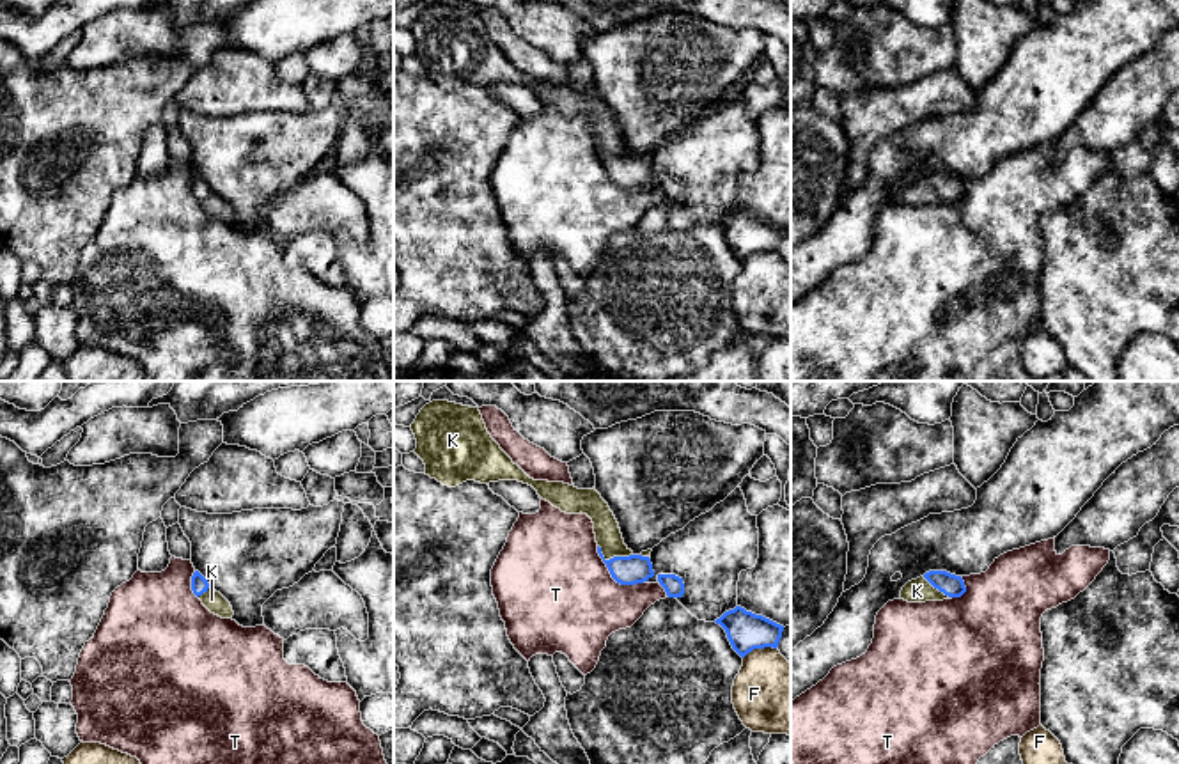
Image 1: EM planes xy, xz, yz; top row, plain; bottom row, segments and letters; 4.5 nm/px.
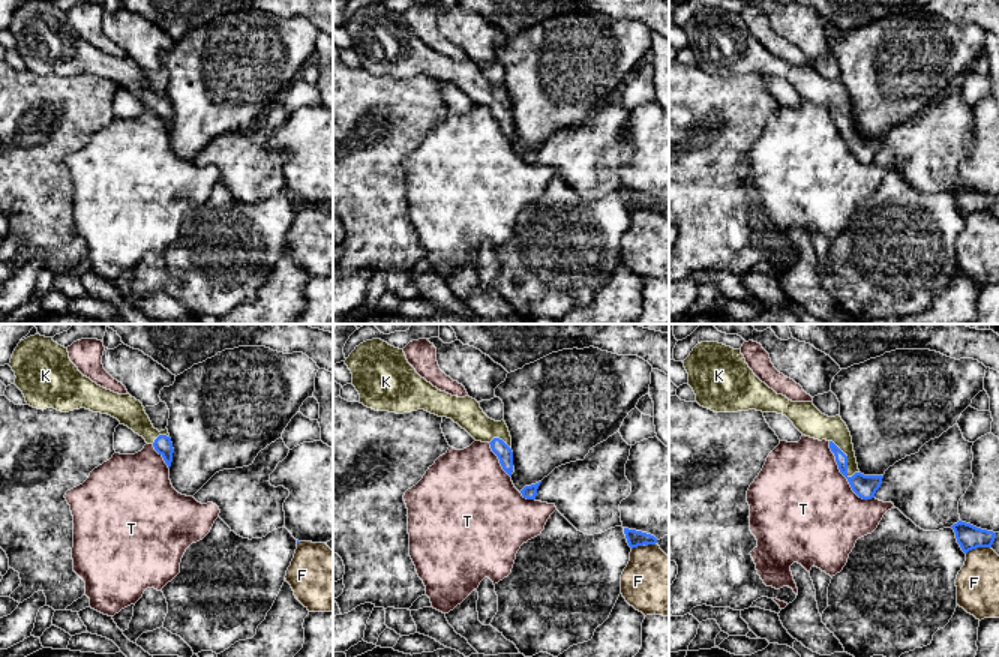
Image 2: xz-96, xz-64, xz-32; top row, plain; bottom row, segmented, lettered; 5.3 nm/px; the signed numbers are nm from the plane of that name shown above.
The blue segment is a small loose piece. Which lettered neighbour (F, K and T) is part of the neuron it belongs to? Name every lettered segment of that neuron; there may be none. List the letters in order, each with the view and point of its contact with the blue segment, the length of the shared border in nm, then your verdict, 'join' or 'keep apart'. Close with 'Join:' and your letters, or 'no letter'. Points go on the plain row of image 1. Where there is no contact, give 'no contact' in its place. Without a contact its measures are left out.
F: xz (759, 250) | 160 nm | keep apart
K: xz (612, 162) | 170 nm | join
T: xz (612, 179) | 280 nm | keep apart
Join: K

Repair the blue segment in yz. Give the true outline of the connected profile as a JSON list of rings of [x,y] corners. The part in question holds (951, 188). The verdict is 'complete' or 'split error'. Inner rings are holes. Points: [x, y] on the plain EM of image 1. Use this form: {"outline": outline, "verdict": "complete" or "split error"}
{"outline": [[[929,174],[908,184],[901,193],[901,202],[908,206],[943,204],[961,200],[964,195],[966,190],[961,179],[947,174]]], "verdict": "split error"}

